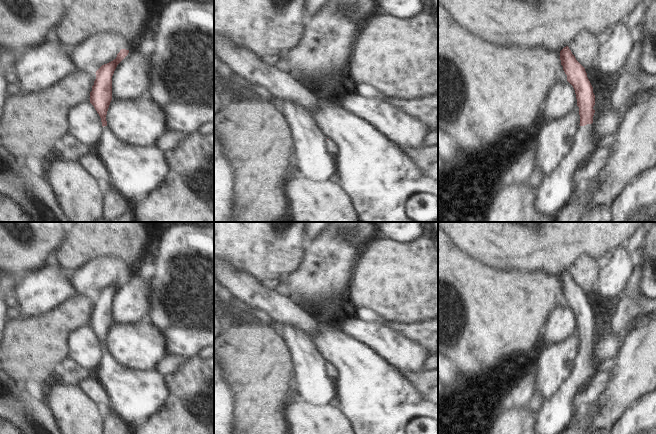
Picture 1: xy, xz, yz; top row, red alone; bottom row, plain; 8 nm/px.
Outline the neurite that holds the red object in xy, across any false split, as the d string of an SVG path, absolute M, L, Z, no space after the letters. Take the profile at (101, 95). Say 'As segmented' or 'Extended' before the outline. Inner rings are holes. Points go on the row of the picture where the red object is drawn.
Extended. M121 49L113 61L96 71L90 103L99 114L103 126L94 153L110 175L110 187L134 204L161 185L168 174L169 165L161 149L156 146L132 146L118 138L107 126L106 115L112 100L112 76L128 53L129 50Z

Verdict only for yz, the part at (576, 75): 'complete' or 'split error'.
split error

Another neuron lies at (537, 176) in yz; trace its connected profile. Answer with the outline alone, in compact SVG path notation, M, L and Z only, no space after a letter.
M535 168L534 171L532 172L531 176L528 179L528 183L535 189L540 187L542 181L544 180L546 176L543 174L543 172Z

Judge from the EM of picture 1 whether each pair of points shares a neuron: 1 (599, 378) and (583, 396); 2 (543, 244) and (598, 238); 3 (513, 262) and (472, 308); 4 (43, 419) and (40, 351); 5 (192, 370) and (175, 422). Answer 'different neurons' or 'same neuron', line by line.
1: same neuron
2: same neuron
3: different neurons
4: different neurons
5: same neuron

